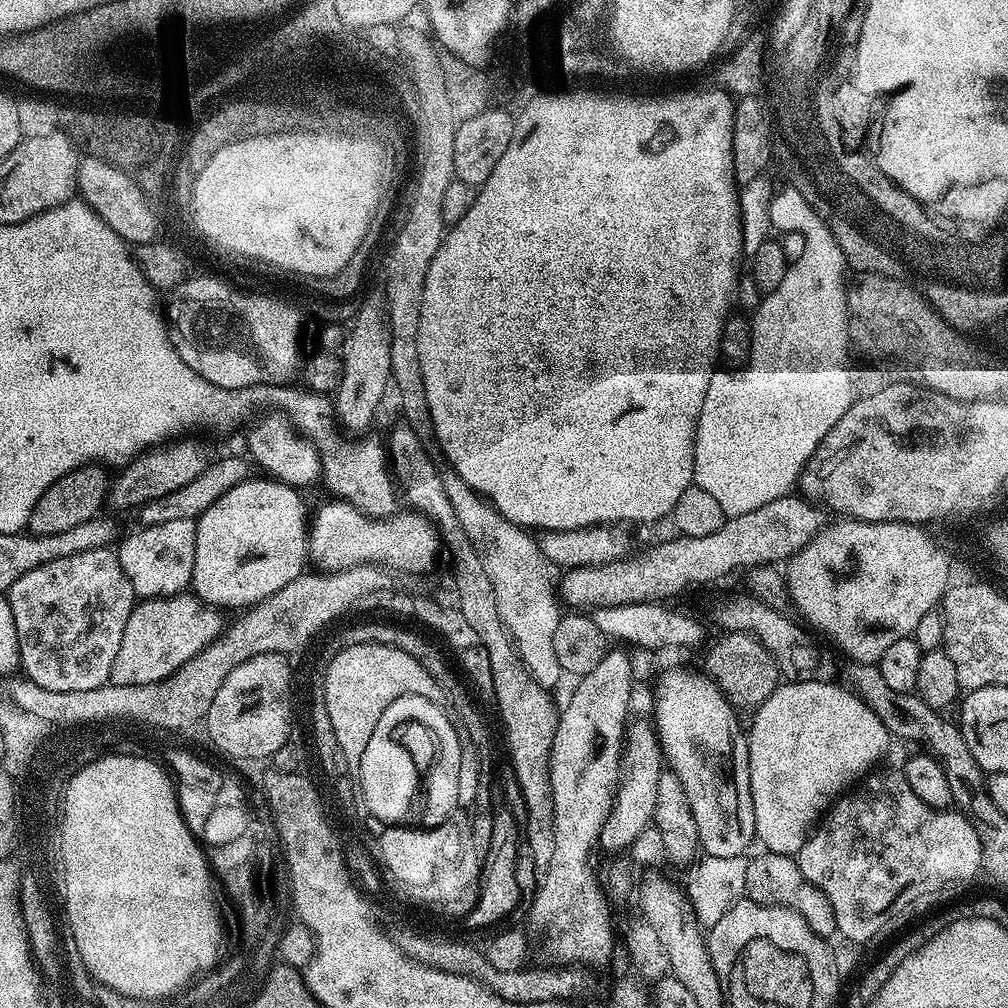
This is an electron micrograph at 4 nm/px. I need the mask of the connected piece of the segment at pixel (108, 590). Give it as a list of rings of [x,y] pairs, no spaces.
[[[111,547],[86,550],[82,554],[70,554],[66,558],[46,562],[42,566],[38,566],[38,570],[30,570],[30,574],[22,574],[22,578],[18,578],[18,582],[14,582],[14,586],[8,588],[6,595],[10,602],[10,614],[14,614],[14,630],[20,651],[20,668],[27,679],[33,680],[46,690],[54,691],[94,690],[95,687],[109,683],[114,658],[118,656],[118,646],[122,646],[122,630],[126,630],[126,618],[130,618],[133,608],[138,603],[134,586],[130,586],[130,578],[126,578],[120,565],[120,557]]]

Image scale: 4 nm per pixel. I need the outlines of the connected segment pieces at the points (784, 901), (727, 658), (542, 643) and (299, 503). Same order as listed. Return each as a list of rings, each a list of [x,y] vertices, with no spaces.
[[[761,851],[761,856],[752,856],[746,868],[746,886],[744,895],[747,899],[759,904],[773,904],[783,908],[793,908],[814,930],[814,934],[825,938],[832,938],[837,935],[836,919],[834,918],[834,906],[830,906],[830,898],[818,890],[802,874],[799,863],[791,856],[774,854],[773,852]]]
[[[725,631],[724,636],[720,636],[708,648],[708,653],[704,656],[703,671],[711,677],[717,686],[724,692],[724,697],[737,709],[749,708],[755,710],[760,707],[760,703],[770,698],[772,691],[781,683],[782,673],[776,664],[776,657],[766,650],[766,646],[756,636],[751,636],[748,632]]]
[[[445,471],[443,477],[446,498],[450,498],[450,506],[454,506],[454,514],[478,558],[482,558],[482,566],[494,586],[494,602],[498,602],[498,614],[516,646],[516,653],[540,685],[555,689],[564,673],[558,666],[558,658],[554,658],[554,630],[558,630],[562,615],[558,584],[554,576],[552,580],[554,565],[546,558],[539,539],[529,529],[507,520],[483,496],[466,486],[456,472]]]
[[[249,478],[244,480],[238,486],[234,486],[230,490],[226,490],[222,494],[222,498],[218,498],[218,502],[214,502],[214,506],[210,506],[196,521],[196,545],[194,546],[194,570],[192,571],[191,591],[204,604],[211,604],[212,607],[221,610],[227,608],[240,608],[247,610],[252,605],[258,603],[259,600],[265,600],[270,594],[274,594],[278,590],[282,590],[282,586],[286,586],[294,578],[298,578],[304,571],[304,564],[308,560],[308,530],[310,527],[309,509],[304,509],[304,500],[296,488],[284,484],[282,481],[273,478],[263,478],[264,480],[255,480]]]

